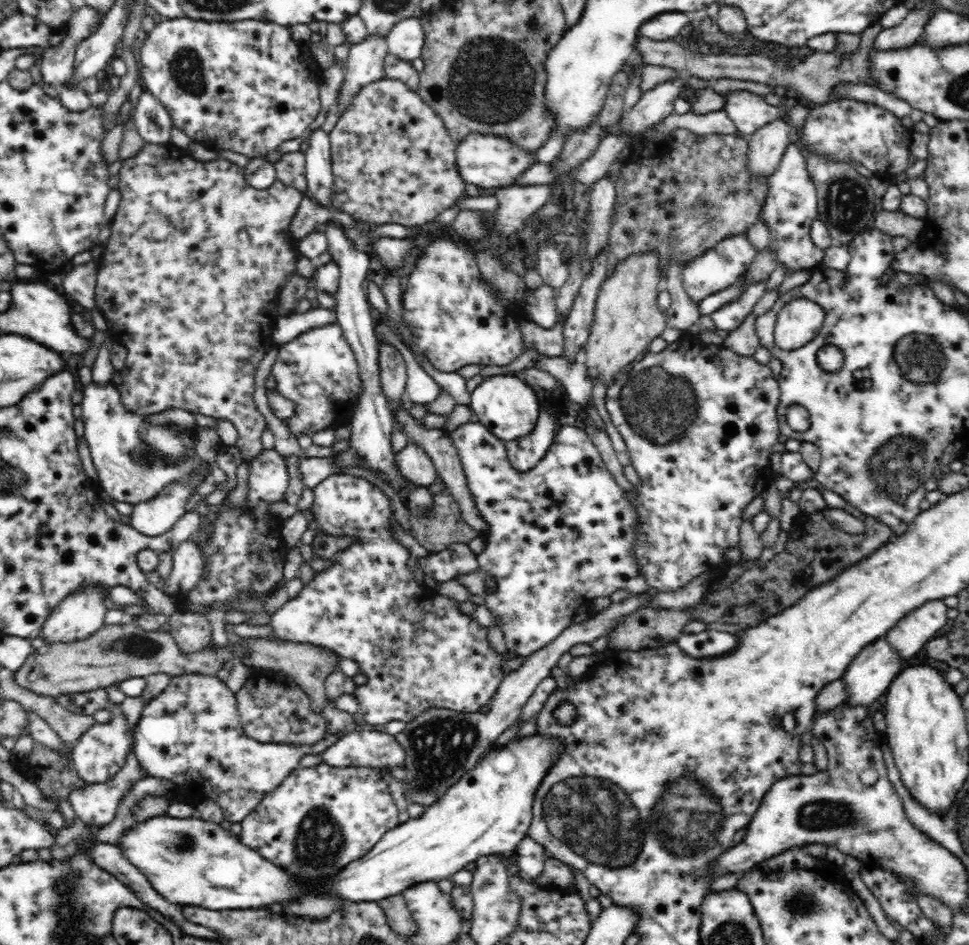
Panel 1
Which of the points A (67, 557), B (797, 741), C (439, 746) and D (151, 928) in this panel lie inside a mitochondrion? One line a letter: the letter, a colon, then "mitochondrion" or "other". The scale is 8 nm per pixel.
A: other
B: other
C: mitochondrion
D: other

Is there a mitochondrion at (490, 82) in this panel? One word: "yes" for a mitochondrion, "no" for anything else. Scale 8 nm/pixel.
yes

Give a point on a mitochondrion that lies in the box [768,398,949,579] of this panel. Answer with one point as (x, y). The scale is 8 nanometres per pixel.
(893, 470)

